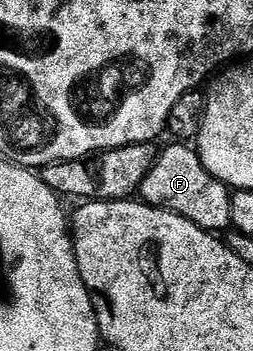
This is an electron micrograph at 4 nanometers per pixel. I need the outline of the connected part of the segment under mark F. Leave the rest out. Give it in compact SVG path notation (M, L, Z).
M174 141L171 144L171 147L166 147L163 151L161 148L157 152L148 177L144 177L140 188L141 202L149 203L152 207L163 207L165 211L176 213L180 217L200 225L200 229L211 233L222 233L222 230L227 230L232 221L231 188L227 187L225 183L221 183L216 177L212 177L212 173L208 173L208 169L193 146L182 141Z

